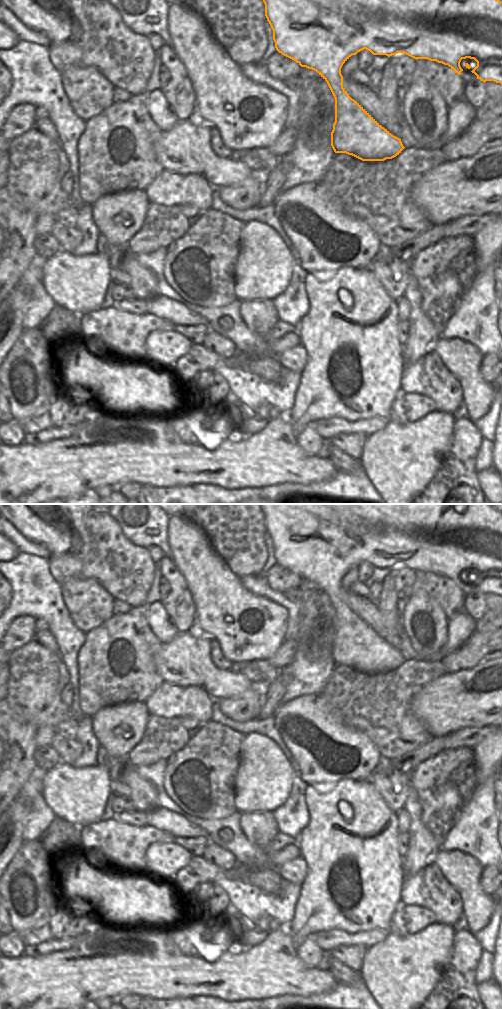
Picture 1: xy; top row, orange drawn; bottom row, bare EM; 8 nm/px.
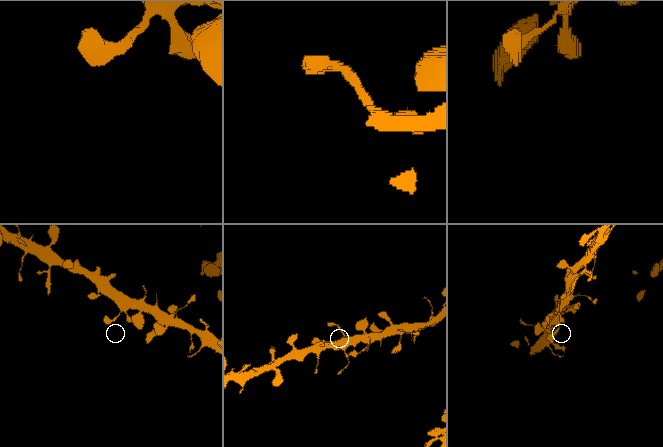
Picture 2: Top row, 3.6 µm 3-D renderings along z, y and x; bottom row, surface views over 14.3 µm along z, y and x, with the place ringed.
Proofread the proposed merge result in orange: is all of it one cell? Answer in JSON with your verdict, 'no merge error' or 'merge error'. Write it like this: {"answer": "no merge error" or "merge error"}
{"answer": "no merge error"}

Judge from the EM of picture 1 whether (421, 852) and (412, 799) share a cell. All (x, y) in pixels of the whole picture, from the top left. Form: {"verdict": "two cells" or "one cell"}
{"verdict": "one cell"}

